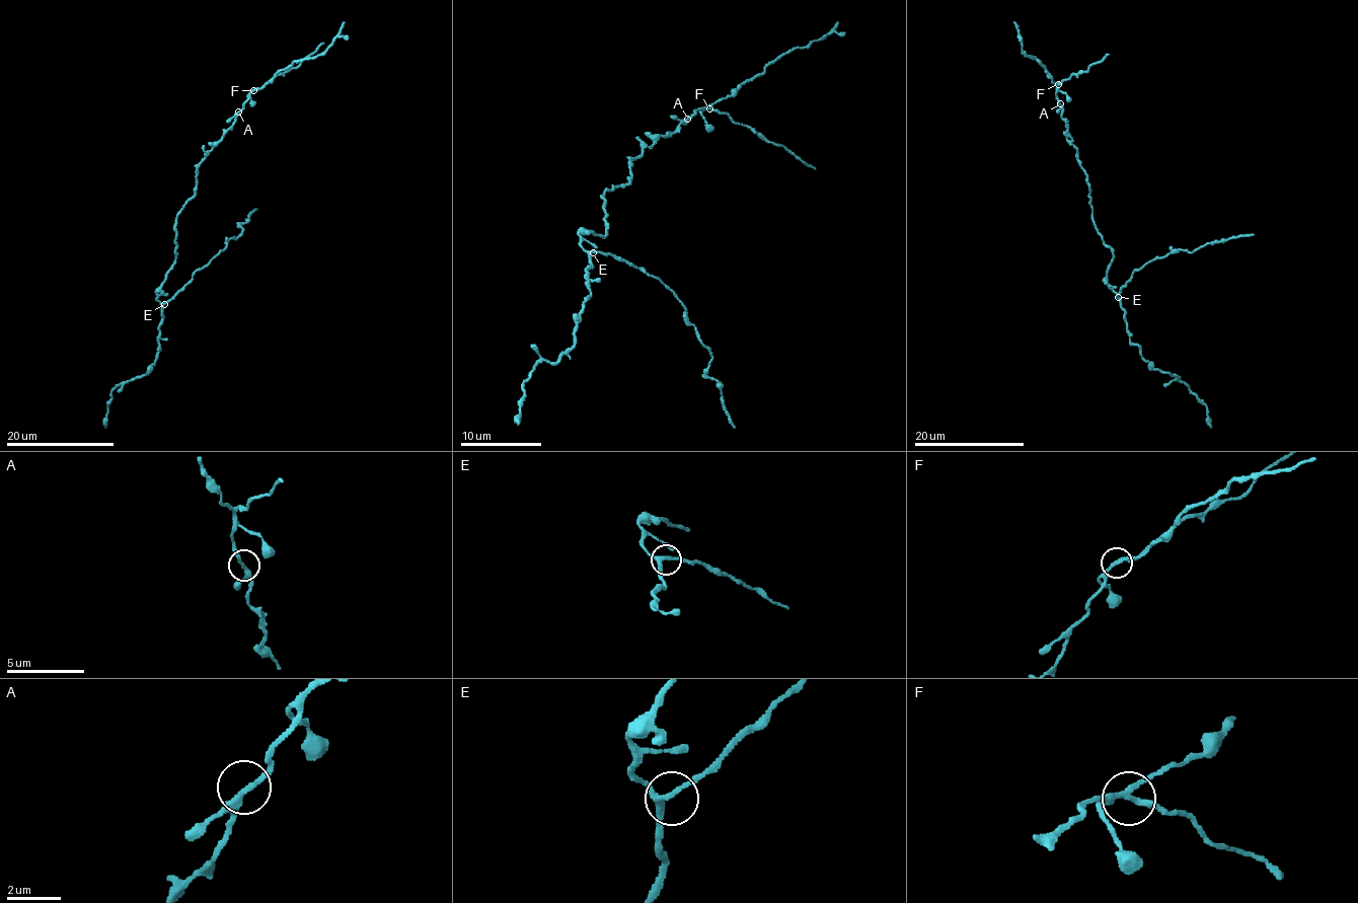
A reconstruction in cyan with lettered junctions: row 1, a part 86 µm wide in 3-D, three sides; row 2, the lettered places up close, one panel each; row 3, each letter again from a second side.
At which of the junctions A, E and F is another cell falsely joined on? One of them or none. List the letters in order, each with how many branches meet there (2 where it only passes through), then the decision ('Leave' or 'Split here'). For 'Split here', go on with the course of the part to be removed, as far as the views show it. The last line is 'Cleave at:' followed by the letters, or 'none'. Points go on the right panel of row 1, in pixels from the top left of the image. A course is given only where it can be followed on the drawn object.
A: Branches: 3. Leave
E: Branches: 3. Leave
F: Branches: 3. Split here. Course of the part to remove: (1058, 84), (1072, 74), (1085, 72), (1088, 66), (1109, 55)
Cleave at: F

